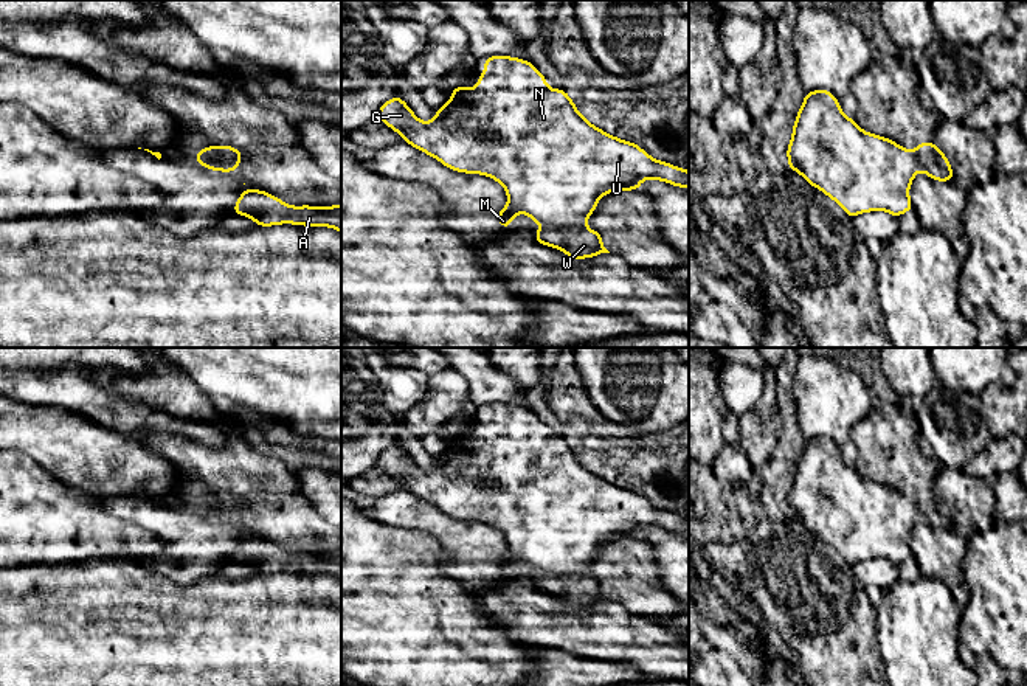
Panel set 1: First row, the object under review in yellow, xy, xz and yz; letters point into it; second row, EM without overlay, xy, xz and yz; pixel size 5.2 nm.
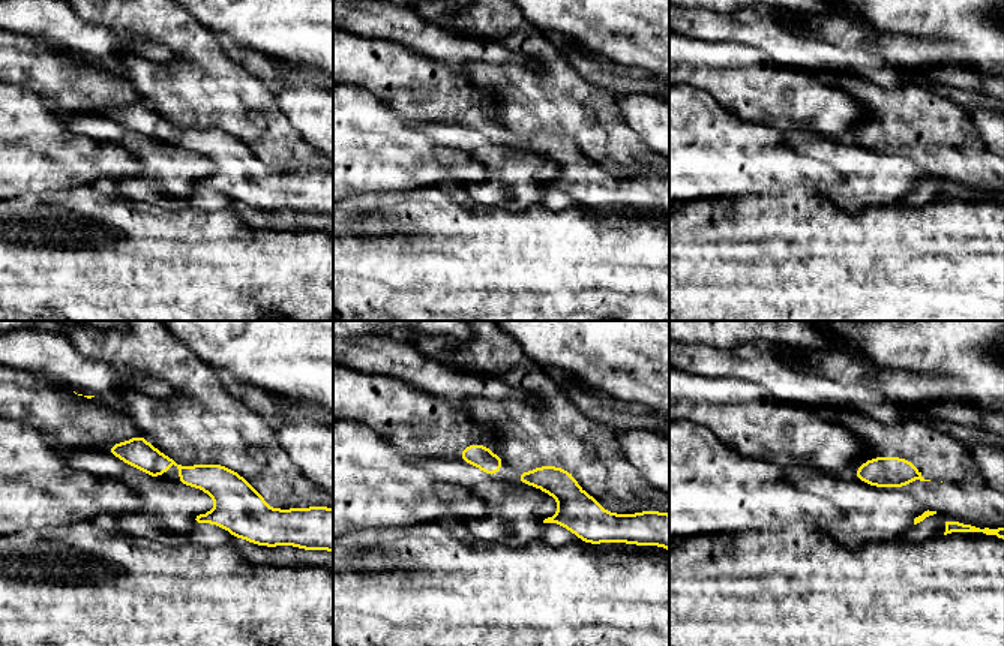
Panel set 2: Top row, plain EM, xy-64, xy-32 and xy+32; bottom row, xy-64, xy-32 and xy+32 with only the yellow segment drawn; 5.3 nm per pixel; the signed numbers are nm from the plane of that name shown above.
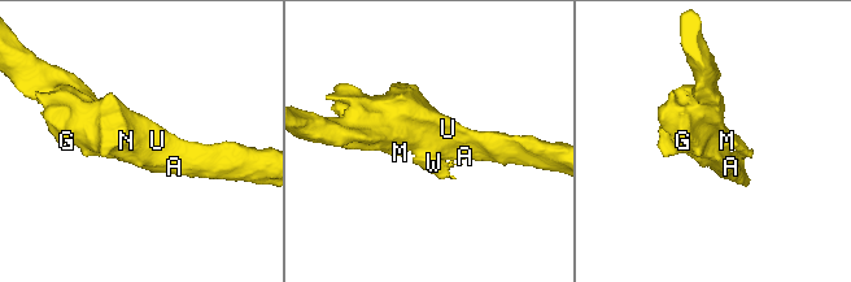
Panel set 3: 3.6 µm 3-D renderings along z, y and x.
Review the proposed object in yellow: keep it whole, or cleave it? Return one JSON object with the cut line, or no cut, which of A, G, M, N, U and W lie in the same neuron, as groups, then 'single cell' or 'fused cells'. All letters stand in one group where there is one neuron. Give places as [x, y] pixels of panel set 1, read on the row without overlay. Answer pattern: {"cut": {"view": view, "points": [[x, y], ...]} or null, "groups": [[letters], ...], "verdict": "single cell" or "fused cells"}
{"cut": {"view": "xz", "points": [[545, 573], [584, 575]]}, "groups": [["A", "G", "M", "N", "U"], ["W"]], "verdict": "fused cells"}

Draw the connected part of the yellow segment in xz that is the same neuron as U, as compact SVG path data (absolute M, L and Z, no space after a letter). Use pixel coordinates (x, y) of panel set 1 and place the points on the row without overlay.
M512 404L484 405L484 421L475 436L458 433L451 436L447 452L436 456L430 470L420 469L397 442L380 453L377 464L396 478L410 494L439 508L455 520L481 521L498 529L507 542L507 553L495 563L507 579L518 560L535 571L551 576L582 576L596 560L600 545L613 539L639 539L644 528L653 526L689 537L689 518L659 509L636 490L621 487L593 473L576 455L566 438L549 436L548 425L529 408Z

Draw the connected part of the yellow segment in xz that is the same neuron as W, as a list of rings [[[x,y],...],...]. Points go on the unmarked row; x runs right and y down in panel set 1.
[[[551,576],[534,577],[535,588],[562,598],[571,607],[588,607],[602,601],[610,601],[602,590],[602,580],[582,576]]]

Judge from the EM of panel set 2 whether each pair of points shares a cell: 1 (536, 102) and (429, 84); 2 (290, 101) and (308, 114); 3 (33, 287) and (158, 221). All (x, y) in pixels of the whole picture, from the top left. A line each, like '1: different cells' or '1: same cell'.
1: different cells
2: same cell
3: same cell

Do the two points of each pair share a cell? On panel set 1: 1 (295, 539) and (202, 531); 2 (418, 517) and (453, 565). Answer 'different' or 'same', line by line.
1: different
2: same

